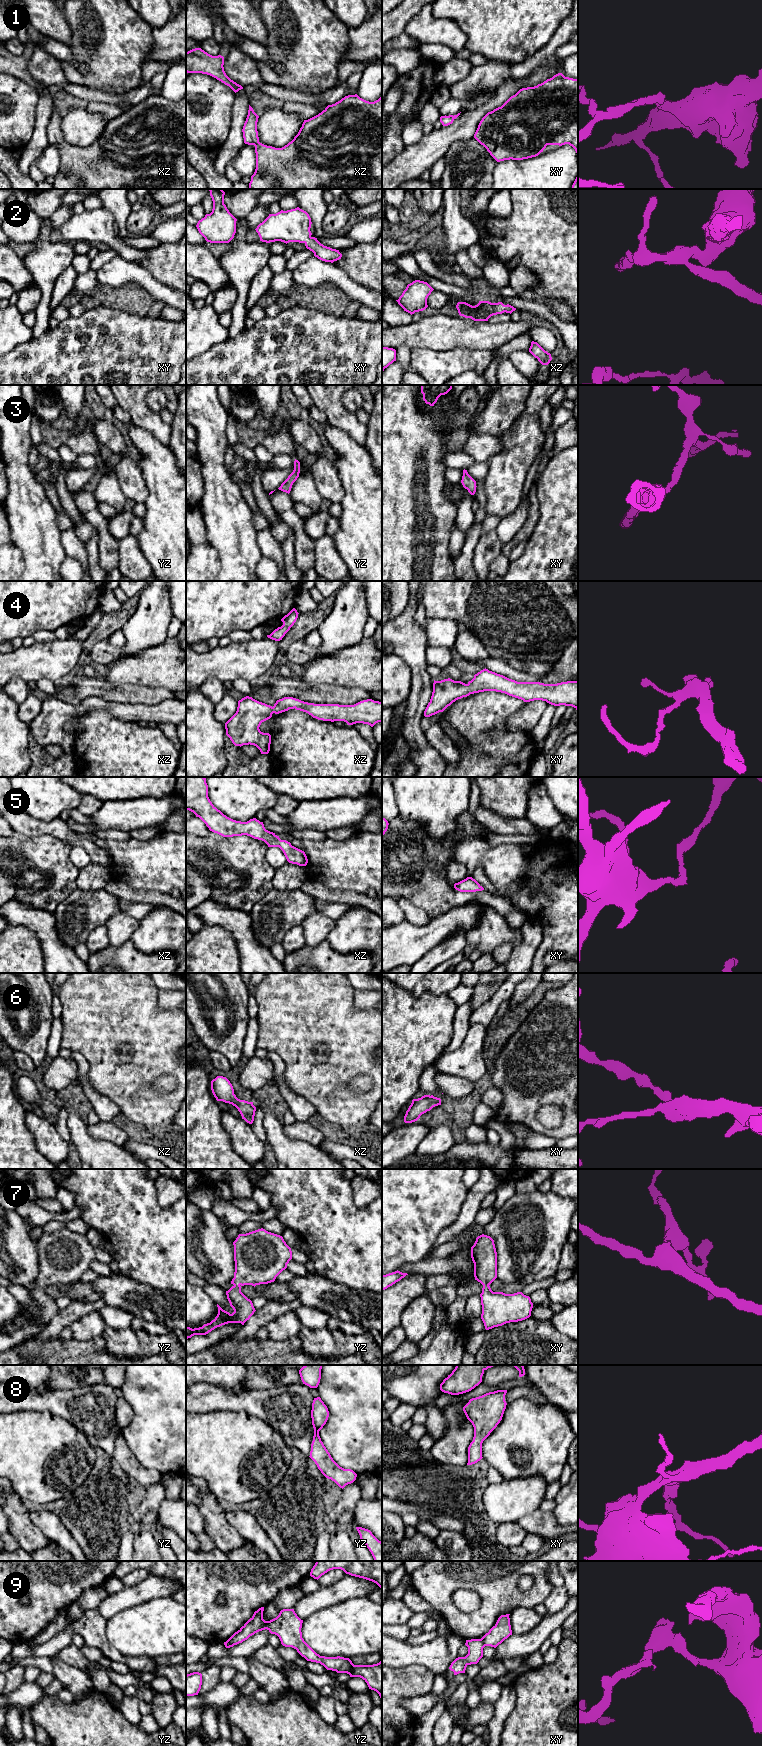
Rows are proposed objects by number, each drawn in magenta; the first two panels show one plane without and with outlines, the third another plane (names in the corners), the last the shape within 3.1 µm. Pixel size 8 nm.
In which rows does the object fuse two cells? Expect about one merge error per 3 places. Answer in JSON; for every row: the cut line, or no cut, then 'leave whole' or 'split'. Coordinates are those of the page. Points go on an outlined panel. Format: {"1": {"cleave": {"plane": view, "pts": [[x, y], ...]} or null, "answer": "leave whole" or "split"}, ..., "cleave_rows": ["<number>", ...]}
{"1": {"cleave": null, "answer": "leave whole"}, "2": {"cleave": null, "answer": "leave whole"}, "3": {"cleave": null, "answer": "leave whole"}, "4": {"cleave": null, "answer": "leave whole"}, "5": {"cleave": null, "answer": "leave whole"}, "6": {"cleave": null, "answer": "leave whole"}, "7": {"cleave": null, "answer": "leave whole"}, "8": {"cleave": null, "answer": "leave whole"}, "9": {"cleave": {"plane": "xy", "pts": [[480, 1639], [485, 1645]]}, "answer": "split"}, "cleave_rows": ["9"]}

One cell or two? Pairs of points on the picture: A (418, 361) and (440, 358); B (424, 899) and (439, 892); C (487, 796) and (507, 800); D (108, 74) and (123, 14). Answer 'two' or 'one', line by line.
A: one
B: one
C: one
D: one

